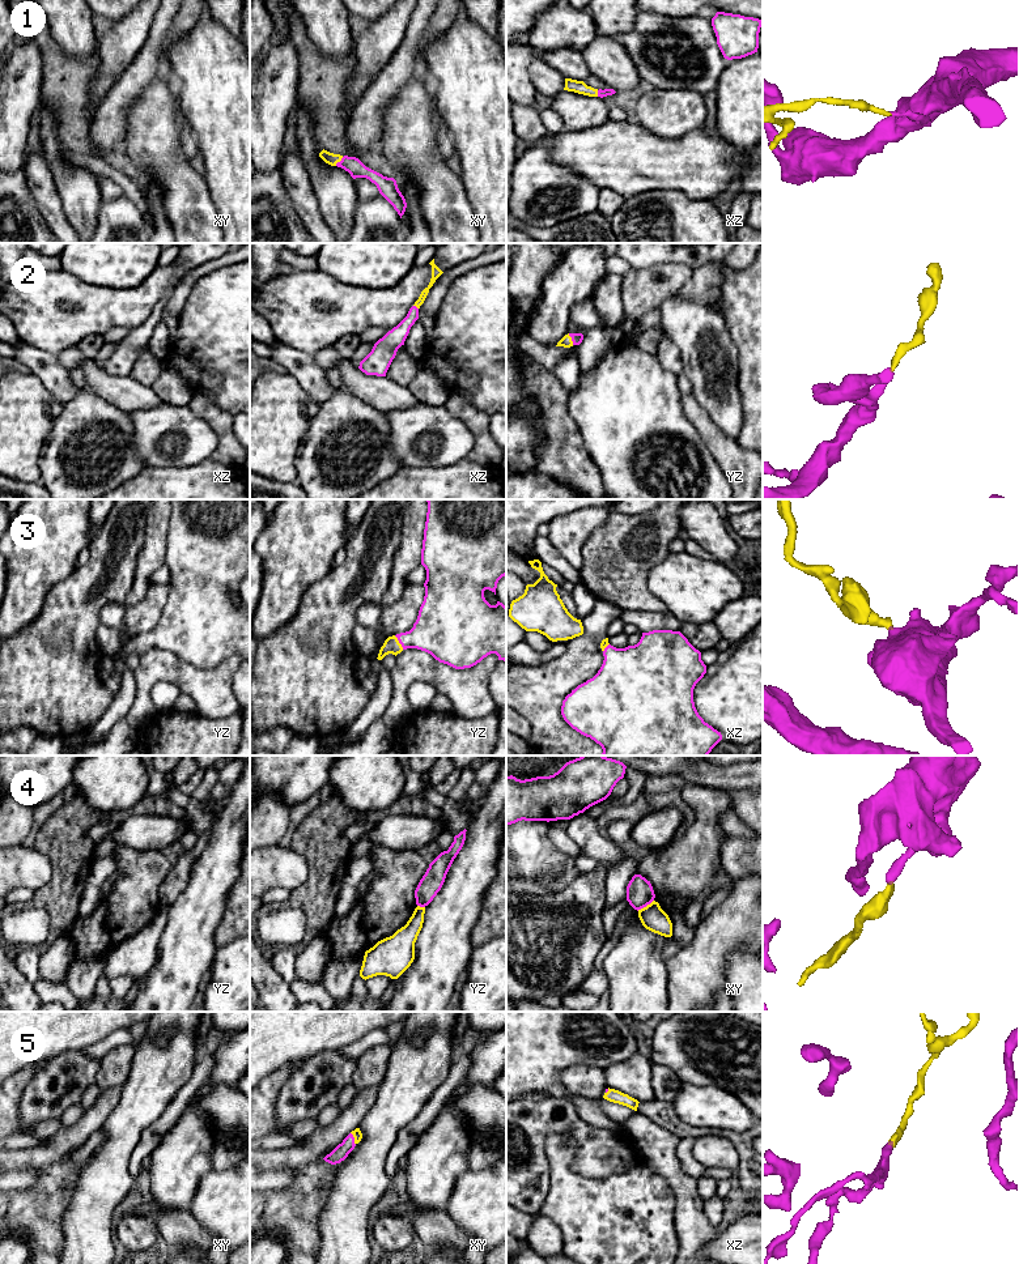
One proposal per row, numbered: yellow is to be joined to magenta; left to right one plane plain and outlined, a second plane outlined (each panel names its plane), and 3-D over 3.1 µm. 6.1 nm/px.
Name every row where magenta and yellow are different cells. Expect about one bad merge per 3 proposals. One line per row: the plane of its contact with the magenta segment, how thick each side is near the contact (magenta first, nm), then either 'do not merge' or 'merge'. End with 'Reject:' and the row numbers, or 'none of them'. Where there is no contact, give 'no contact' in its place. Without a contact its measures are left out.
1: contact in xy; calibres 100 and 70 nm; merge
2: contact in yz; calibres 70 and 70 nm; merge
3: contact in yz; calibres 300 and 100 nm; merge
4: contact in xy; calibres 170 and 160 nm; do not merge
5: contact in xy; calibres 90 and 60 nm; merge
Reject: 4

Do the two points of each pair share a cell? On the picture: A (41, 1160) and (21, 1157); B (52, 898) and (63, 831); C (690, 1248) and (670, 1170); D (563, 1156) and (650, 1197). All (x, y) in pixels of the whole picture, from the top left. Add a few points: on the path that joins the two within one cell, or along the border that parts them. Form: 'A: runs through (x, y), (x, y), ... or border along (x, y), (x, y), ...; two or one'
A: runs through (35, 1157), (26, 1157); one
B: runs through (63, 881), (63, 848); one
C: runs through (690, 1229), (690, 1207), (684, 1190); one
D: runs through (573, 1180), (590, 1197), (625, 1197); one

